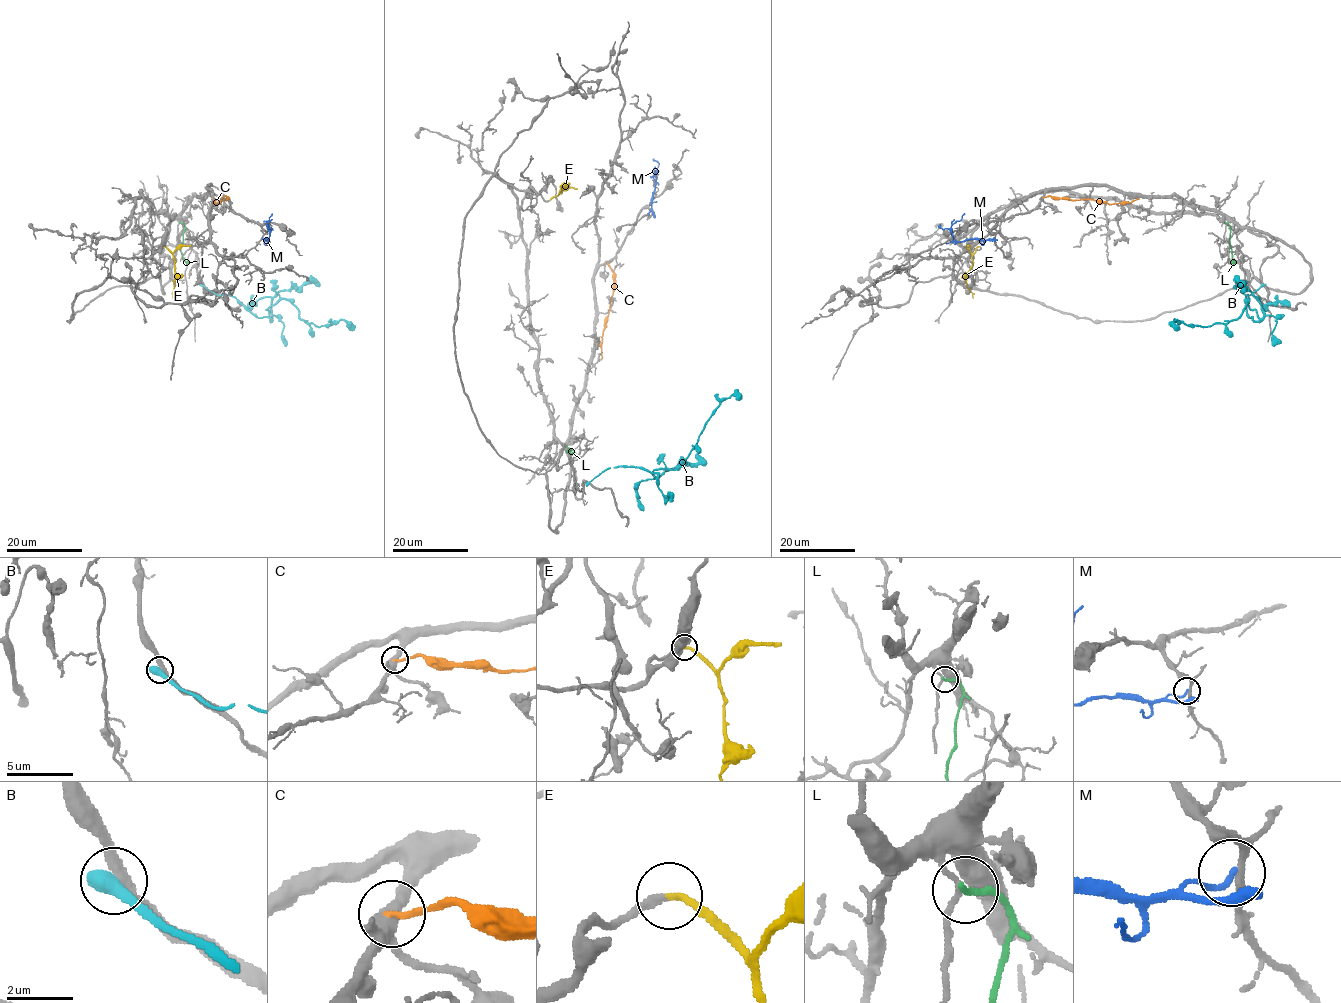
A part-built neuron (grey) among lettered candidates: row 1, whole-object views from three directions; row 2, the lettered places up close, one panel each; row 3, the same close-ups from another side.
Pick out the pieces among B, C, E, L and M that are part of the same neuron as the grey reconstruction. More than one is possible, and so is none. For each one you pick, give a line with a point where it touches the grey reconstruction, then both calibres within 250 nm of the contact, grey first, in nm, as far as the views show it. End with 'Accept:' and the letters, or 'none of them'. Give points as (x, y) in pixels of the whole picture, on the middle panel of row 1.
E: Touches grey at (550, 199). Thickness 240 nm (grey) against 200 nm
Accept: E

